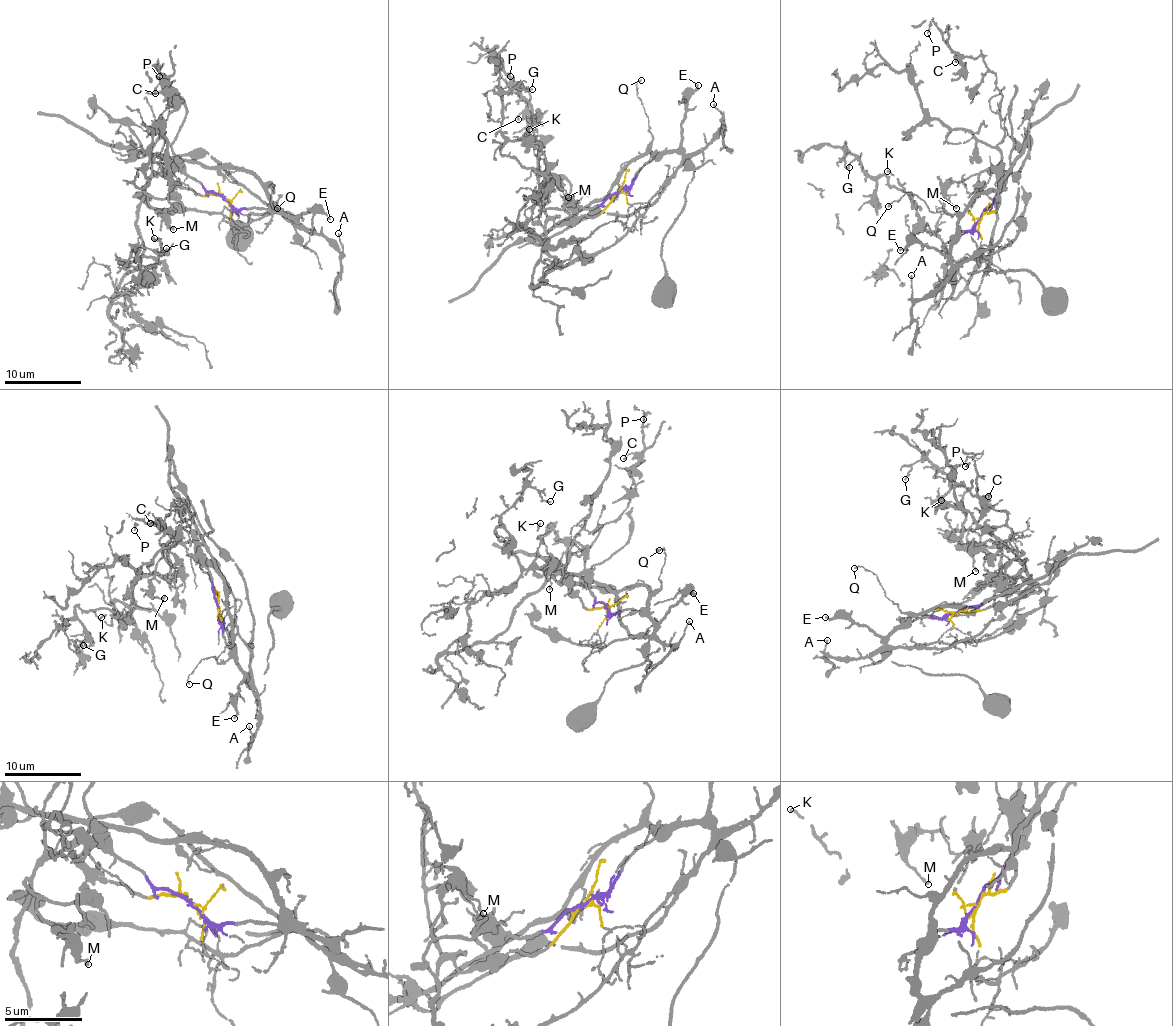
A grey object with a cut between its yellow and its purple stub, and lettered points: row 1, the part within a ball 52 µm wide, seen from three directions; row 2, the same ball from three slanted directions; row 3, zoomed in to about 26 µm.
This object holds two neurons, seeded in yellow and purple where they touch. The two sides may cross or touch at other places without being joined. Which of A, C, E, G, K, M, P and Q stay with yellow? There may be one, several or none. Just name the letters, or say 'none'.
C, G, K, M, P

